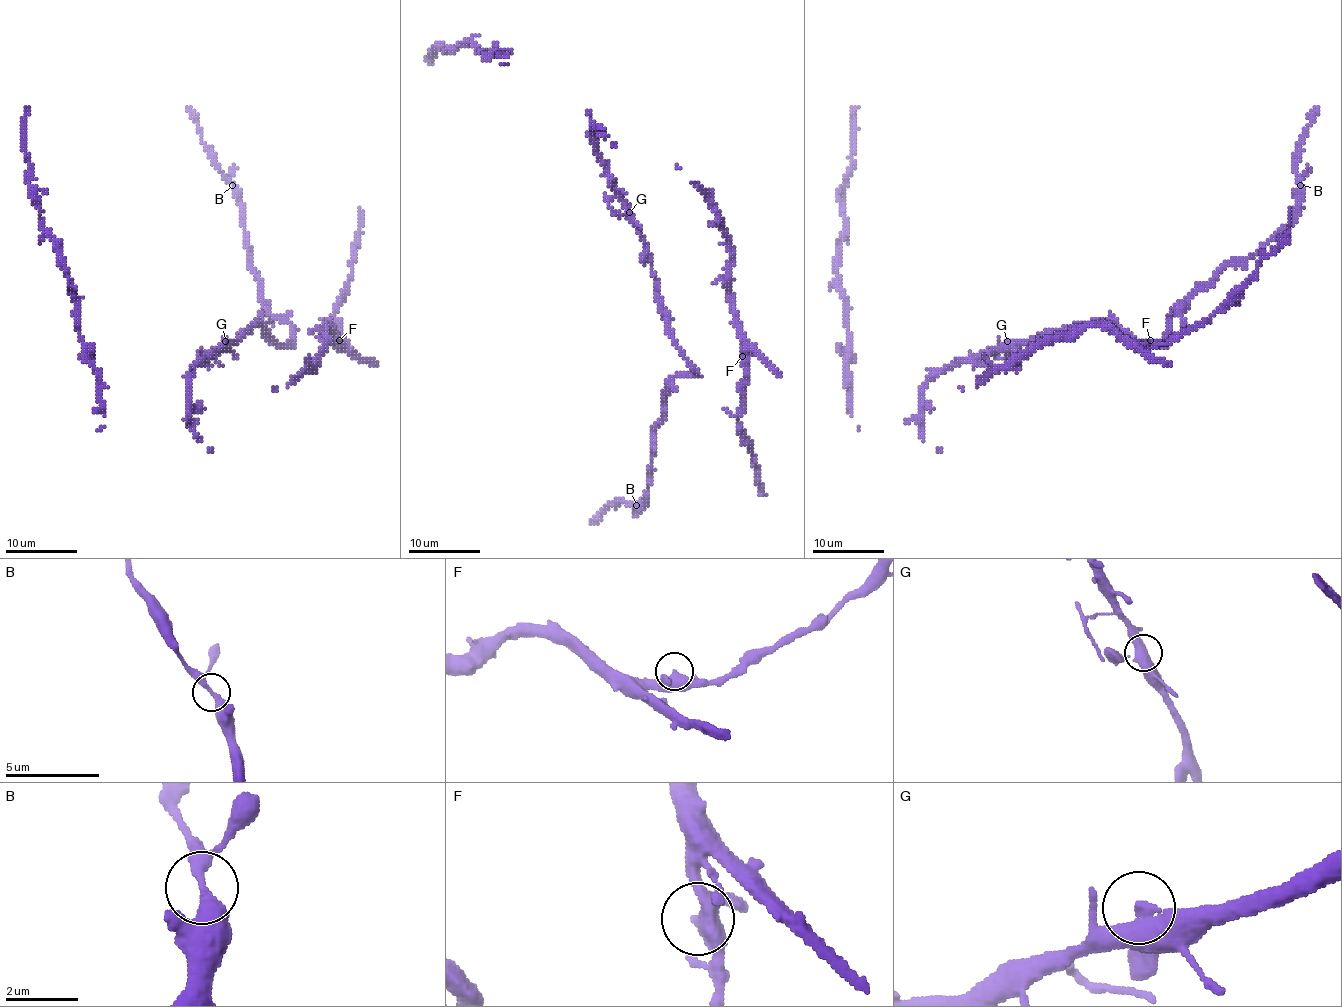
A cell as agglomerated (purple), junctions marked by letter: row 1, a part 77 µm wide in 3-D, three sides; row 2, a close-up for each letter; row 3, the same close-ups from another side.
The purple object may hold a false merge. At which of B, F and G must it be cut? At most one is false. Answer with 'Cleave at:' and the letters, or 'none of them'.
Cleave at: none of them

